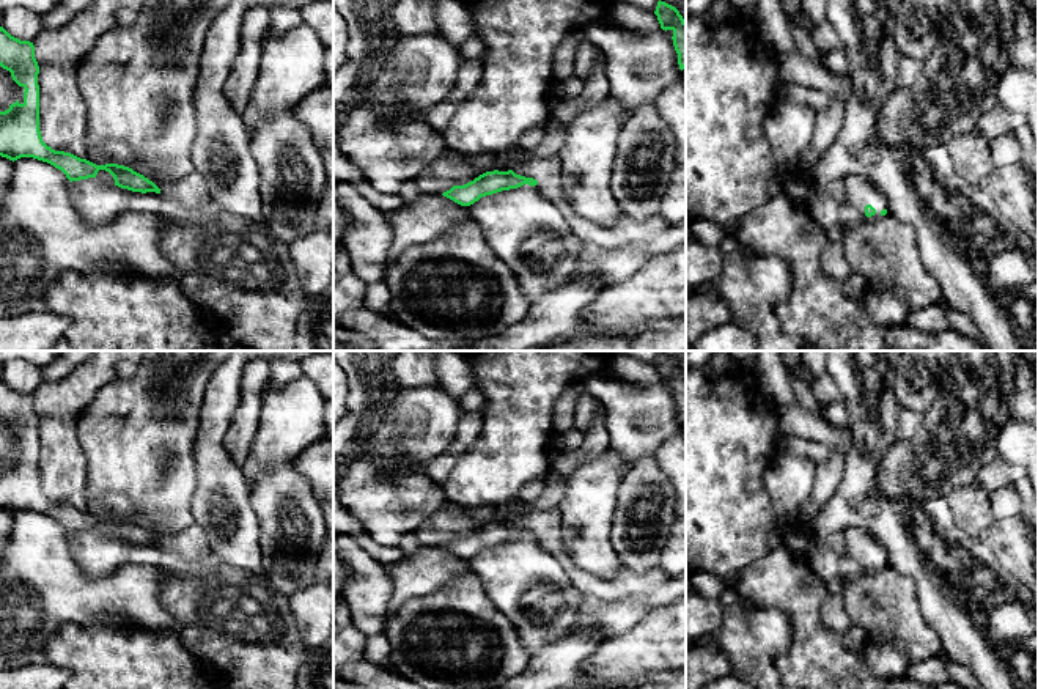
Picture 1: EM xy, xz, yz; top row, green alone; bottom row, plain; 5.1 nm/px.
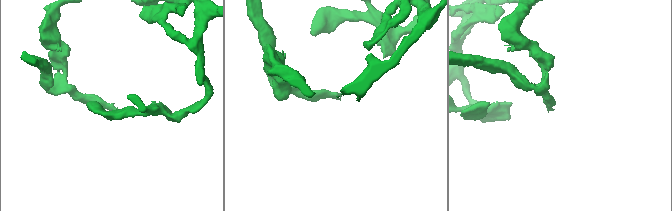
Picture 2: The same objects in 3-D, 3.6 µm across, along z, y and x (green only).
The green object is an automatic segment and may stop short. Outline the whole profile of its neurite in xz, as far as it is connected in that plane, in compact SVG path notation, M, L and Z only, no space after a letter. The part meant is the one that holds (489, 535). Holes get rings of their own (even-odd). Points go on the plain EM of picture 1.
M560 508L530 511L508 524L486 524L464 538L453 538L442 547L461 558L470 558L481 549L517 541L524 536L533 538L543 549L557 557L565 566L572 585L582 595L617 601L626 596L654 593L668 579L668 574L661 568L639 573L621 565L610 577L579 568L569 557L561 536Z

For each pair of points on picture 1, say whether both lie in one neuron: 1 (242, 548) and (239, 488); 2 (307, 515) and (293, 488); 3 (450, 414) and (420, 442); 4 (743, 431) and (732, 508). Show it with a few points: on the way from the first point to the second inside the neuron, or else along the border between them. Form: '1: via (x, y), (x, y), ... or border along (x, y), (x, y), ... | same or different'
1: via (242, 534), (239, 502) | same
2: via (301, 508), (293, 501), (293, 494) | same
3: via (442, 420), (428, 434) | same
4: via (732, 450), (732, 490) | same

